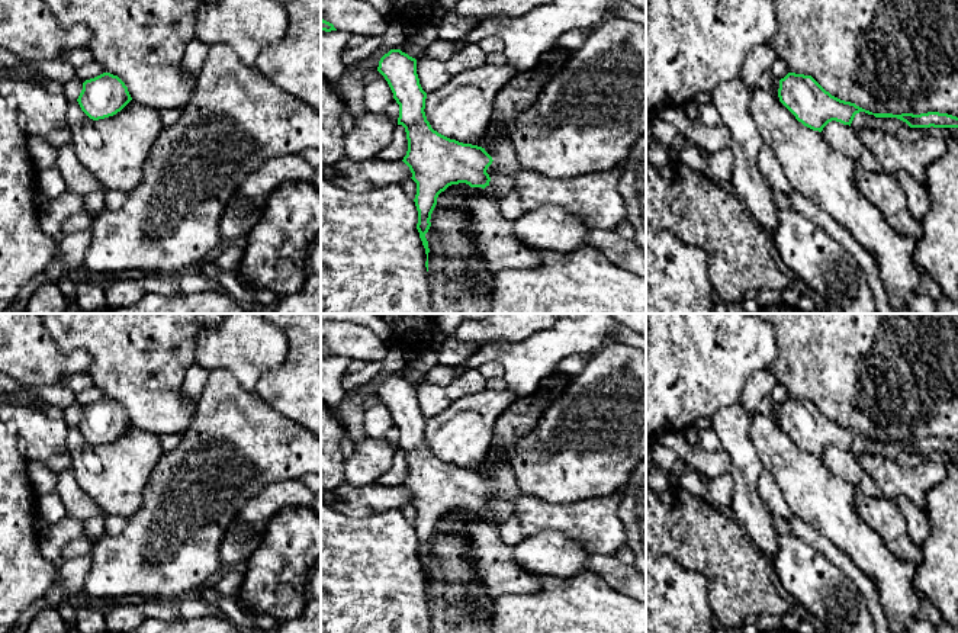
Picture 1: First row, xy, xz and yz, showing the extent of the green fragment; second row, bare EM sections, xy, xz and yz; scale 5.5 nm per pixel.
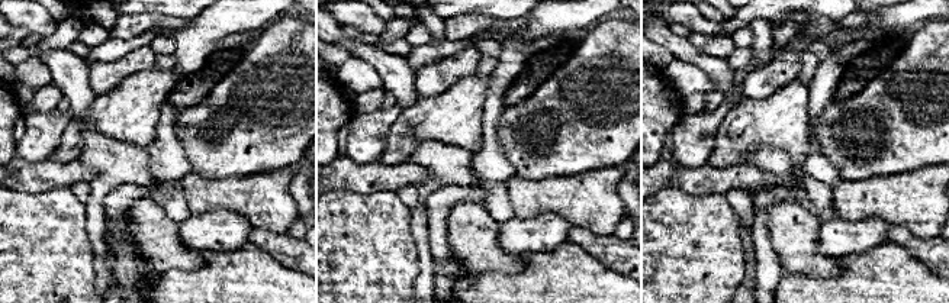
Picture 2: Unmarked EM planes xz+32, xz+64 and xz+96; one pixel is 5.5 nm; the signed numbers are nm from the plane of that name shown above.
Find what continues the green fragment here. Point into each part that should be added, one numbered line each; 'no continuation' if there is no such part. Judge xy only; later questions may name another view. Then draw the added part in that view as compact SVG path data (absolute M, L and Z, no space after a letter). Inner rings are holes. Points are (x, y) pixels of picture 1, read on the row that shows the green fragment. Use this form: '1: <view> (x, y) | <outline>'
no continuation

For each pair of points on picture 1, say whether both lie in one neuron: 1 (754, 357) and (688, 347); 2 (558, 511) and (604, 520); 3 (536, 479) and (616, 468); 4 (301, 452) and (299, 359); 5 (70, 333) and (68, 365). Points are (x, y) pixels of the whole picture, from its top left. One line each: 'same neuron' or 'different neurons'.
1: same neuron
2: same neuron
3: same neuron
4: different neurons
5: different neurons

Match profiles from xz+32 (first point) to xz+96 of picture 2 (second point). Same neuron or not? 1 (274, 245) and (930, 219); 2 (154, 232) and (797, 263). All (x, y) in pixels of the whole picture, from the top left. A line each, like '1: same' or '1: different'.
1: different
2: same

